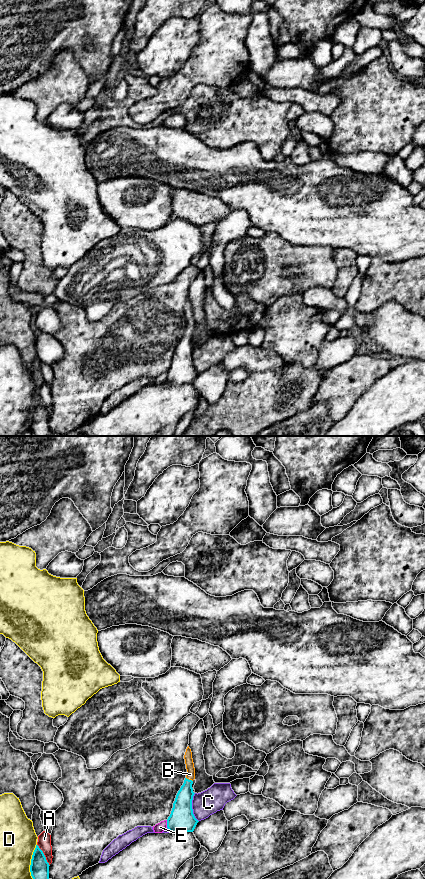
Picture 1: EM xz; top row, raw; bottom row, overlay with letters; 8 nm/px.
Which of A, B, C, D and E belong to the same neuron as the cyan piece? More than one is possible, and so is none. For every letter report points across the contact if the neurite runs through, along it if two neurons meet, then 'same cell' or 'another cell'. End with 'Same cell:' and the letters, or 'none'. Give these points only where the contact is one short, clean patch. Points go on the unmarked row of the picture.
A: another cell
B: across xz (182, 361), (188, 331), (190, 326) | same cell
C: another cell
D: another cell
E: another cell
Same cell: B

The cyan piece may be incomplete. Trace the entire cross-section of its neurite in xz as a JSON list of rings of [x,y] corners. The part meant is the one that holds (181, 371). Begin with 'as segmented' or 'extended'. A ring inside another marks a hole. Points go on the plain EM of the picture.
extended; [[[189,298],[185,307],[186,330],[178,343],[170,368],[167,371],[167,380],[170,385],[193,384],[199,374],[192,361],[192,352],[194,348],[192,336],[195,331],[195,320],[192,311],[192,304]]]

